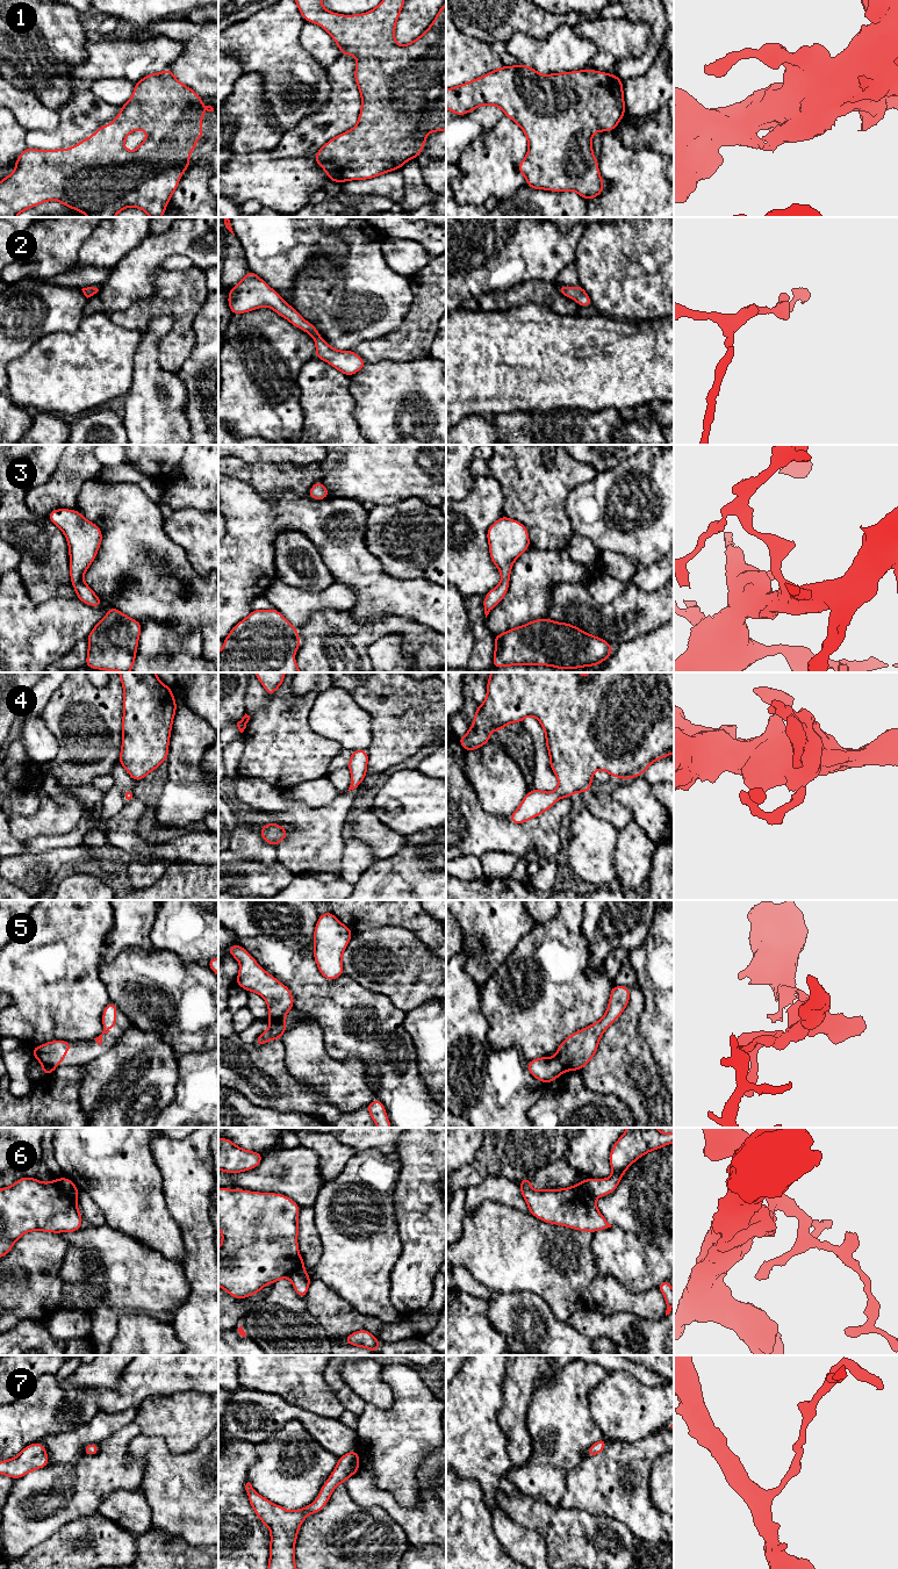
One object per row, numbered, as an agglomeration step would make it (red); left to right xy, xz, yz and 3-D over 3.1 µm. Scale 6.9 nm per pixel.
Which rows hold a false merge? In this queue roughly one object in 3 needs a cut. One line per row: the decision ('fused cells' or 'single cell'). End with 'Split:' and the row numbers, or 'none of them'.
1: single cell
2: single cell
3: single cell
4: single cell
5: fused cells
6: fused cells
7: single cell
Split: 5, 6

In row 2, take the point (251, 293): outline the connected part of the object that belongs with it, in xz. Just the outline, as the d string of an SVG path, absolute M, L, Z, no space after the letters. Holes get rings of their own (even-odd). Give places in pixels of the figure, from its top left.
M250 269L244 279L230 289L228 302L232 315L244 314L261 307L272 308L279 316L311 336L316 344L316 359L329 362L349 377L366 366L366 362L357 353L332 348L319 336L315 325L308 323L275 290Z

